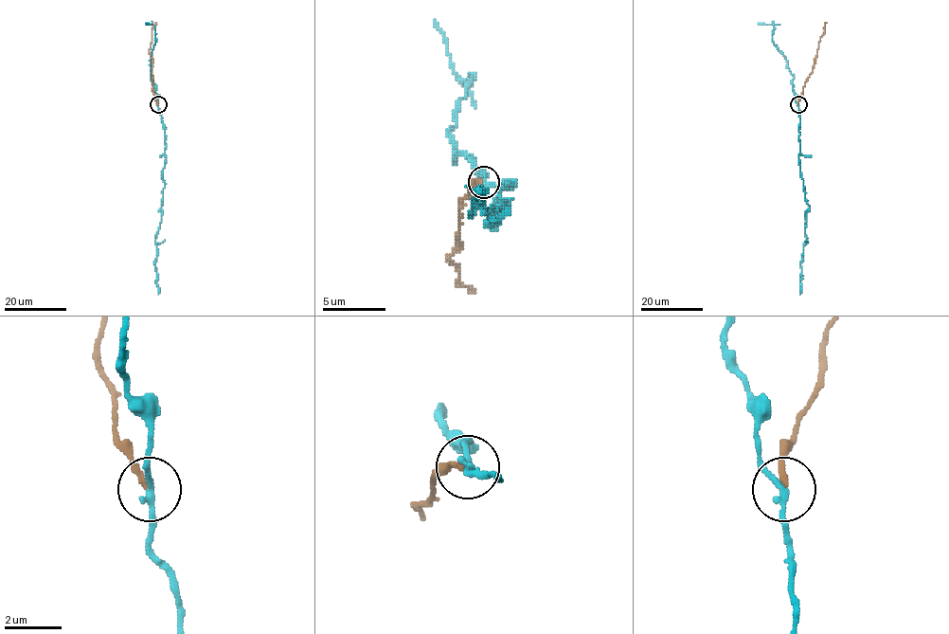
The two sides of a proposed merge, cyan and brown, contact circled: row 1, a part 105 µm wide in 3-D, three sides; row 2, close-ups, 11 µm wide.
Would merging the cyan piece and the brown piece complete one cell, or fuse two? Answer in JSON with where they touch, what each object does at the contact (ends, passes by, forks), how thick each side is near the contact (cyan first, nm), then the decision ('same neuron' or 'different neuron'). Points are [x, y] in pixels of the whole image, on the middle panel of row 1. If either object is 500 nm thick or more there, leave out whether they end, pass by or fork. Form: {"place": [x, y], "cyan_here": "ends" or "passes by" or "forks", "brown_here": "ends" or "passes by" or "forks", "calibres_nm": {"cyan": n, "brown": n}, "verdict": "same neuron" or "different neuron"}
{"place": [483, 182], "cyan_here": "passes by", "brown_here": "ends", "calibres_nm": {"cyan": 190, "brown": 170}, "verdict": "different neuron"}

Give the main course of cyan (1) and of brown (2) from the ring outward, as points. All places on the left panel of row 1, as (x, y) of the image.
1: (158, 105), (166, 149), (161, 177), (165, 183), (162, 212), (155, 237), (158, 294)
2: (157, 105), (152, 92), (152, 61), (149, 52), (152, 27), (156, 22)

